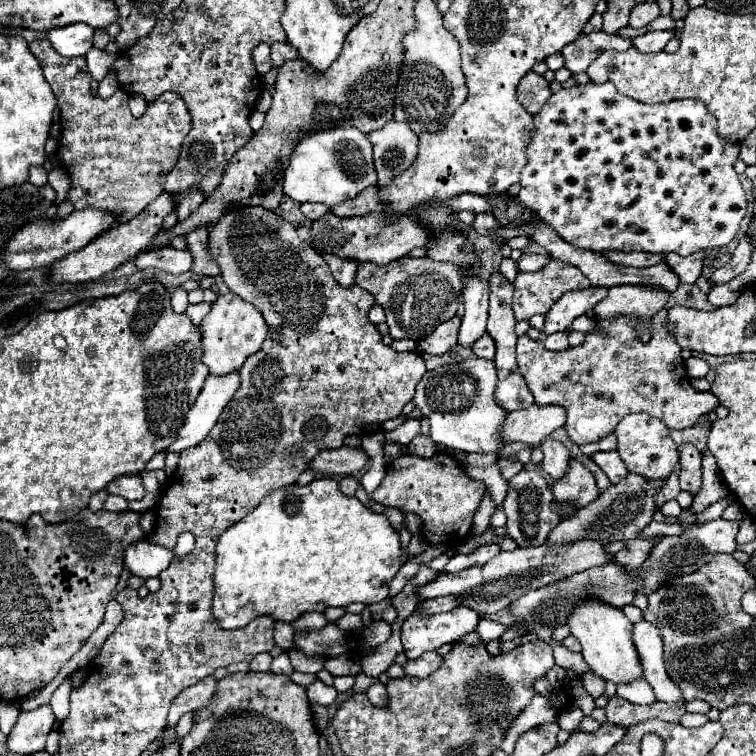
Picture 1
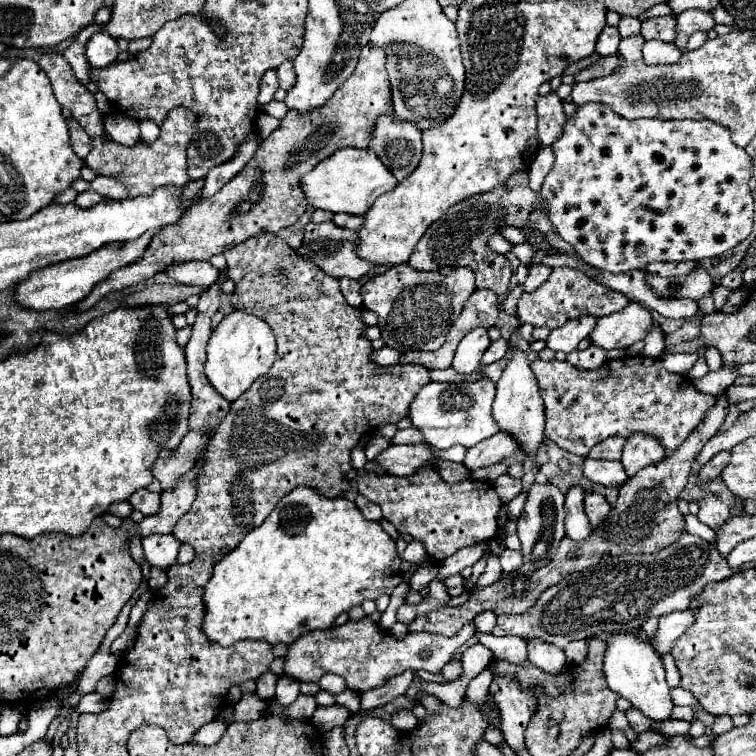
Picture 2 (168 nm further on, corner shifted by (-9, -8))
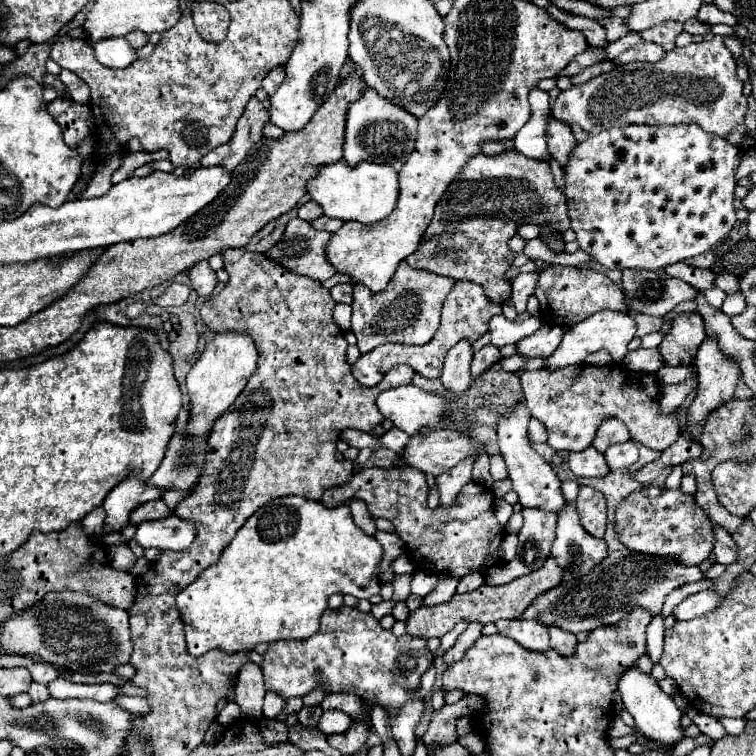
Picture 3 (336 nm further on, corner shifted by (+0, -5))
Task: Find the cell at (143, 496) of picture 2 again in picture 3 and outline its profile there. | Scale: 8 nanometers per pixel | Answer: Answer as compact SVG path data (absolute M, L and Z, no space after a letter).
M151 500L151 502L145 502L141 506L137 506L129 520L133 524L141 524L145 520L157 520L157 518L165 518L167 516L167 506L163 504L163 500Z

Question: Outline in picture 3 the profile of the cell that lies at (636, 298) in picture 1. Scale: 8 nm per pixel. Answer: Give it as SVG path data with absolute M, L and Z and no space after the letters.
M597 312L595 316L589 316L587 320L583 320L575 326L571 326L569 330L565 330L565 336L563 336L559 348L547 358L545 366L555 370L555 368L561 368L561 366L581 364L581 362L585 362L585 358L591 352L597 352L597 350L607 350L613 356L613 360L619 362L627 354L627 344L631 342L635 332L637 332L637 324L629 314L623 314L623 312Z

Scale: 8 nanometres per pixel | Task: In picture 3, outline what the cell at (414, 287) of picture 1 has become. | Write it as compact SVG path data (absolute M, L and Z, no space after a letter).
M401 262L383 292L371 292L367 286L355 284L351 304L353 306L351 330L357 336L359 350L365 354L389 342L415 344L415 346L427 344L439 328L439 314L443 300L455 286L455 282L457 282L455 278L431 274L427 270L415 270L409 268L405 262Z

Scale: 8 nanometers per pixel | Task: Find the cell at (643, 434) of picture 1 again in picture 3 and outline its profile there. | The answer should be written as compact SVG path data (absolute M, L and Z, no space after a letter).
M627 440L623 444L615 444L605 452L607 464L611 470L627 470L631 464L637 462L639 450L633 440Z

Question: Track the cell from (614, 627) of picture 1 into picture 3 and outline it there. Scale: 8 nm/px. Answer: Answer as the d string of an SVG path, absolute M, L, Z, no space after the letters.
M639 666L625 668L619 674L617 690L621 694L625 710L635 718L635 726L637 726L639 732L643 732L643 736L647 736L647 738L651 738L651 740L655 740L657 744L663 744L663 746L669 746L671 742L675 744L675 740L683 738L683 726L679 724L679 718L683 716L683 712L675 706L673 698L667 696L659 688L657 680L651 674L643 672Z

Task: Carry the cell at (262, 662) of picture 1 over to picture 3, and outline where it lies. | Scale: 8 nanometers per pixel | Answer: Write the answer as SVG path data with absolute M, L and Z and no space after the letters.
M247 662L239 674L235 684L235 702L239 704L243 716L249 718L261 718L263 698L265 698L265 684L261 668L253 662Z

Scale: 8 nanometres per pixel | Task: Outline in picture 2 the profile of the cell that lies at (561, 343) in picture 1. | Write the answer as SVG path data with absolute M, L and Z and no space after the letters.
M588 347L584 351L572 351L568 355L568 361L578 369L598 369L606 361L606 351L598 347Z

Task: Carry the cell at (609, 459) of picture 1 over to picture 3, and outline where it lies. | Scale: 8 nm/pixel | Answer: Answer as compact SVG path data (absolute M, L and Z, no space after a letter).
M593 446L583 452L569 454L569 466L577 478L603 478L611 470L603 454L599 454Z

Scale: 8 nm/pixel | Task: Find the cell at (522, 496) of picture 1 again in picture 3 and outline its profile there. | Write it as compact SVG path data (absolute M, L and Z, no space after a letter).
M523 508L523 528L519 530L519 548L517 556L505 566L491 566L485 572L485 584L505 584L523 574L541 568L551 552L555 538L555 520L553 512L541 508Z

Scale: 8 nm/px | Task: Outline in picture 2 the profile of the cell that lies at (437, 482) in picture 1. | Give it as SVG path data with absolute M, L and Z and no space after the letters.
M424 467L410 477L368 471L358 477L358 491L380 505L384 519L388 519L398 533L408 533L416 541L422 541L434 563L442 563L462 547L494 539L500 531L498 511L502 501L488 481L466 479L450 485L442 481L432 467Z

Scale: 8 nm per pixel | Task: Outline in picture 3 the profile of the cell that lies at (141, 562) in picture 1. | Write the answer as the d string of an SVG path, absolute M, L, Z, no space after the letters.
M167 516L137 526L135 542L141 548L159 548L159 550L187 550L195 538L193 524L179 520L177 516Z

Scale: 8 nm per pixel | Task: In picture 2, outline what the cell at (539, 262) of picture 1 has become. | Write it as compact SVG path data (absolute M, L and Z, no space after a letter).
M542 263L540 265L530 265L530 273L528 273L528 279L524 283L524 291L526 293L536 291L550 277L550 273L552 273L552 269L546 267L546 265L542 265Z

